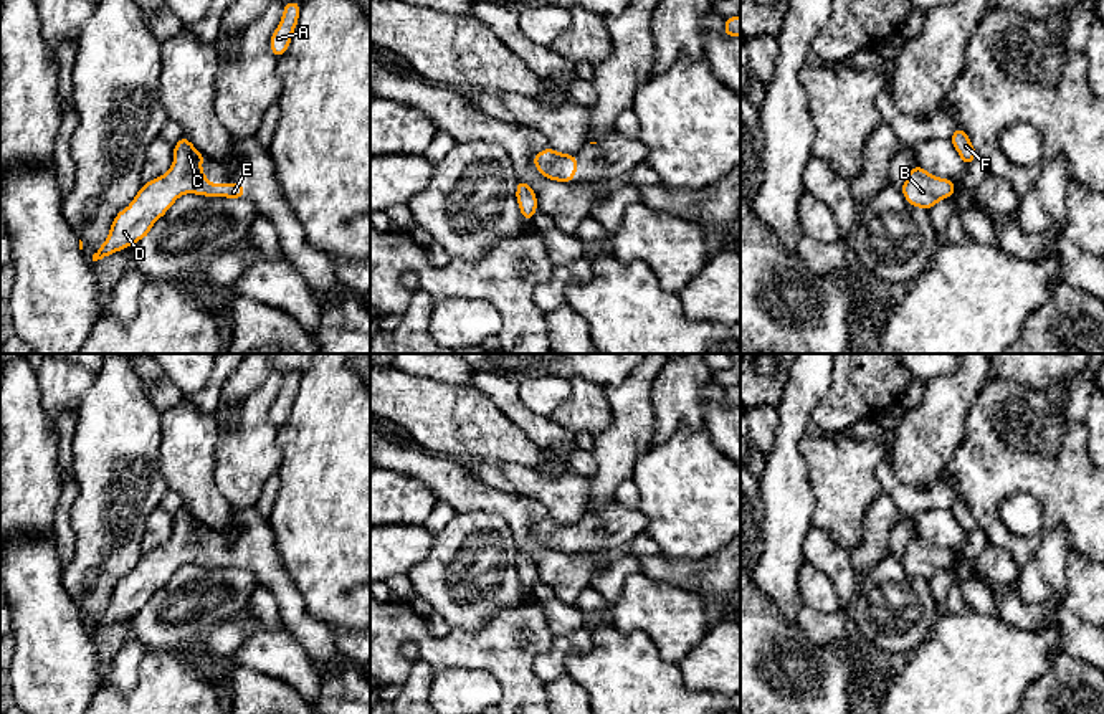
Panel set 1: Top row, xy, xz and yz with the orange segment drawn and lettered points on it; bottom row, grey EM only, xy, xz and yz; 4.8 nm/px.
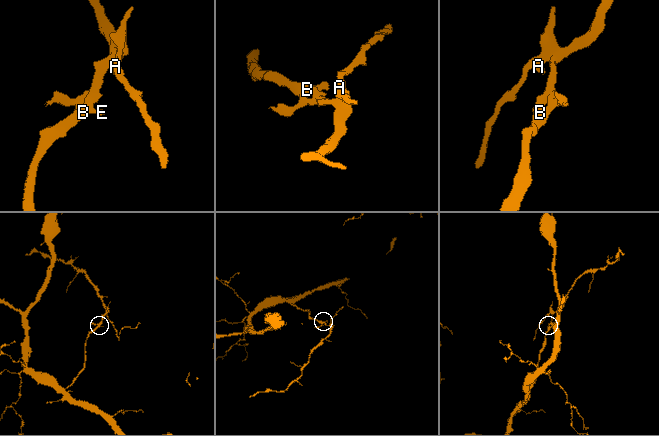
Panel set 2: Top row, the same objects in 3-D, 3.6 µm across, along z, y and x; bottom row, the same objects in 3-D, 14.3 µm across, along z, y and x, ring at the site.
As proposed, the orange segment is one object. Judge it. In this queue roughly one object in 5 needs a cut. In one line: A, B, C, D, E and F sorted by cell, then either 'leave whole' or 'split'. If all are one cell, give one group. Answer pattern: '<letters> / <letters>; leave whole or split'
A B C D E F; leave whole

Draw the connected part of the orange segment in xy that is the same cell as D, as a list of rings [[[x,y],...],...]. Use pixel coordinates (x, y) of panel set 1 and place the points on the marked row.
[[[182,136],[174,145],[174,164],[167,174],[142,183],[131,205],[121,210],[93,261],[102,259],[149,236],[152,225],[162,218],[175,200],[185,193],[203,197],[243,198],[243,183],[210,183],[202,172],[203,154]]]

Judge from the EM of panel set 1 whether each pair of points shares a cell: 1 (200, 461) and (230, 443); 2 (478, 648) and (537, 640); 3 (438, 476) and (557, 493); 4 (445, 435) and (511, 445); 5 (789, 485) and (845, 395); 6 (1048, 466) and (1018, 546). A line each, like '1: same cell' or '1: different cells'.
1: different cells
2: same cell
3: different cells
4: same cell
5: different cells
6: same cell

